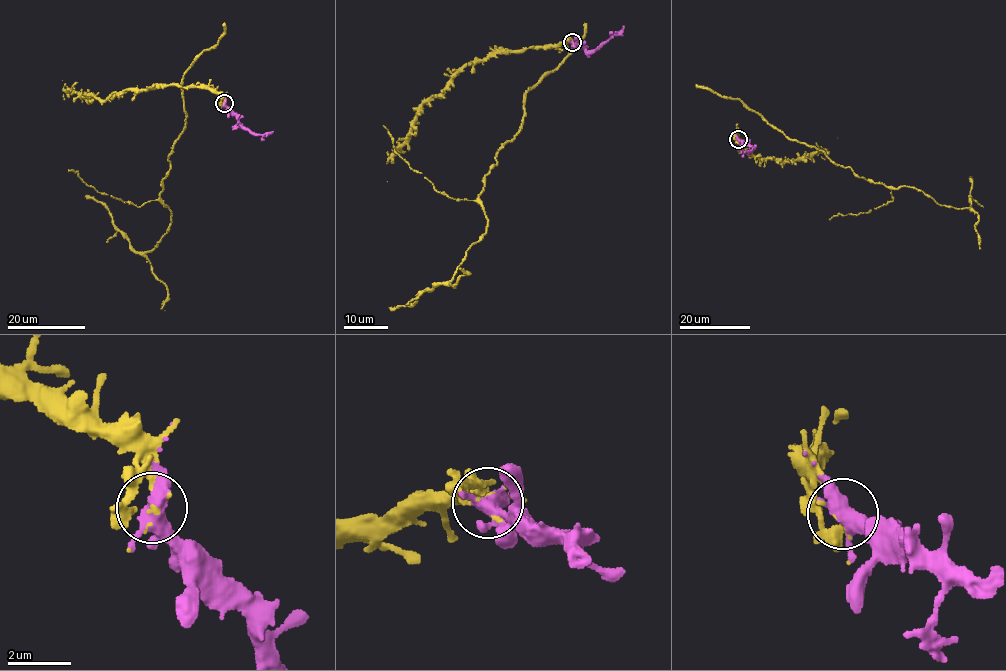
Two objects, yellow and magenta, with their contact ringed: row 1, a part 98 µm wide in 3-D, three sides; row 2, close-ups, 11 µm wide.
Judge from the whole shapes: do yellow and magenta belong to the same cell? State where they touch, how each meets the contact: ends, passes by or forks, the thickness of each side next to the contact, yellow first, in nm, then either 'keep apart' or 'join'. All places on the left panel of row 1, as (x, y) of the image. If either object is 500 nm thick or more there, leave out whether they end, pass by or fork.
place (224, 103); yellow passes by; magenta forks; calibres 140 and 400 nm; join

